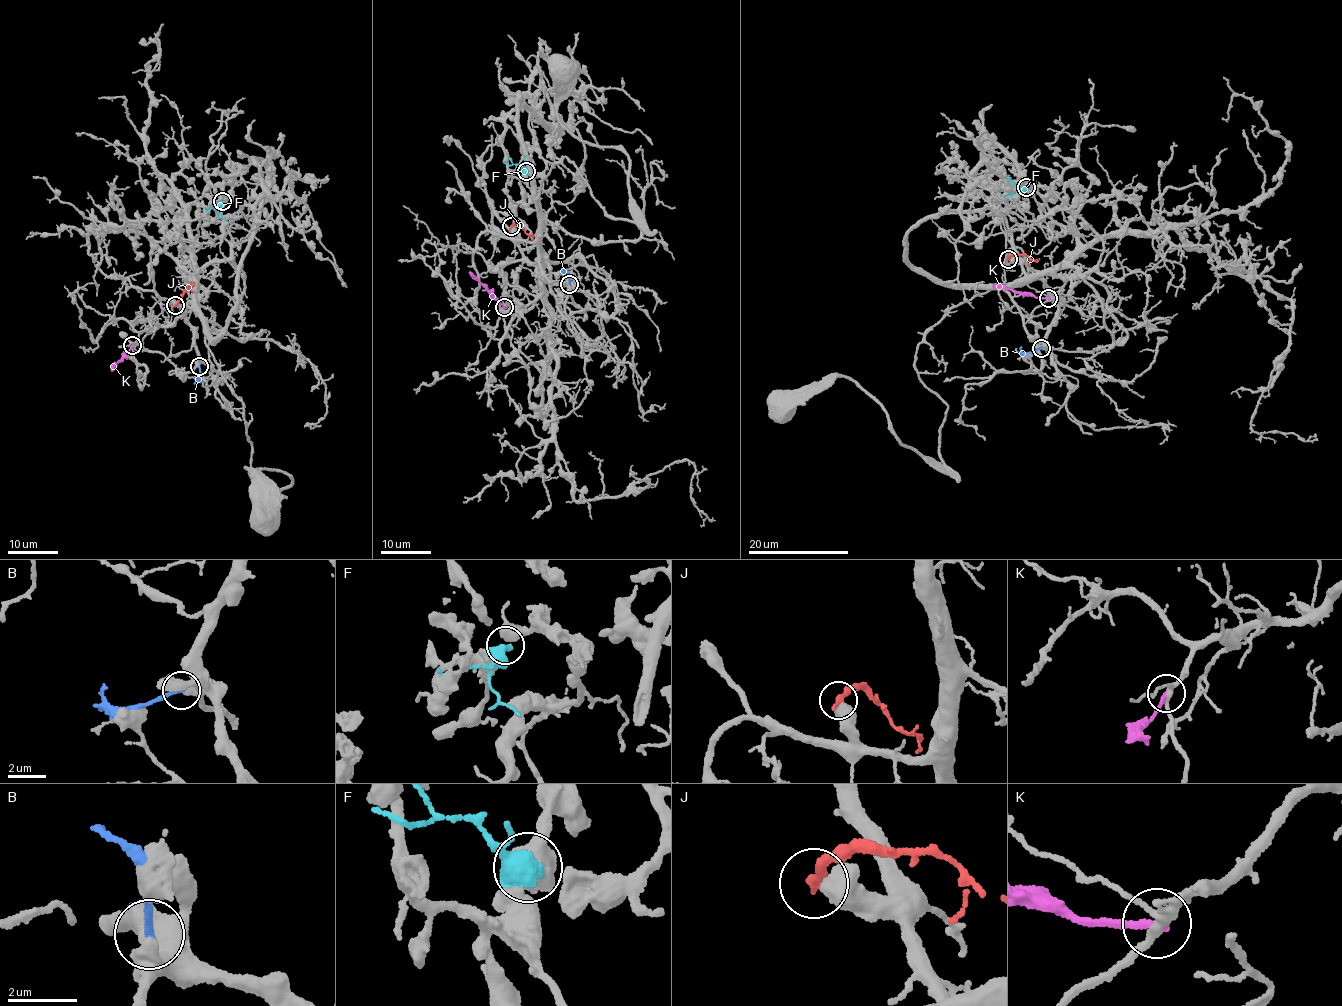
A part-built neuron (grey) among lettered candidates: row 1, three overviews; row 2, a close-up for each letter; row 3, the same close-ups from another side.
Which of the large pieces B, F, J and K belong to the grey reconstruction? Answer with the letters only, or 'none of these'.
none of these

